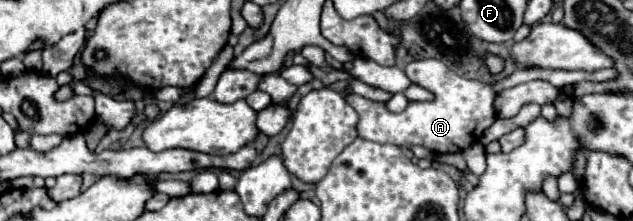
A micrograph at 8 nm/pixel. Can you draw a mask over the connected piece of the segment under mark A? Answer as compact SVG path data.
M418 60L410 62L406 66L408 78L430 90L434 94L432 102L408 102L406 110L394 114L388 112L382 102L372 102L368 98L362 98L358 94L348 94L348 104L358 112L358 136L382 142L382 144L394 144L394 146L426 146L432 152L462 152L470 144L478 142L482 132L492 126L496 120L494 110L494 98L496 92L492 86L468 80L452 72L446 64L440 64L440 60Z

